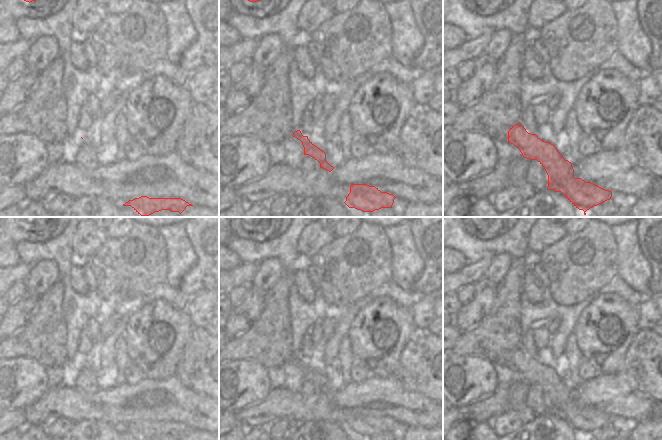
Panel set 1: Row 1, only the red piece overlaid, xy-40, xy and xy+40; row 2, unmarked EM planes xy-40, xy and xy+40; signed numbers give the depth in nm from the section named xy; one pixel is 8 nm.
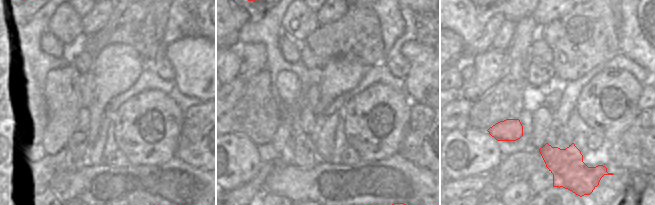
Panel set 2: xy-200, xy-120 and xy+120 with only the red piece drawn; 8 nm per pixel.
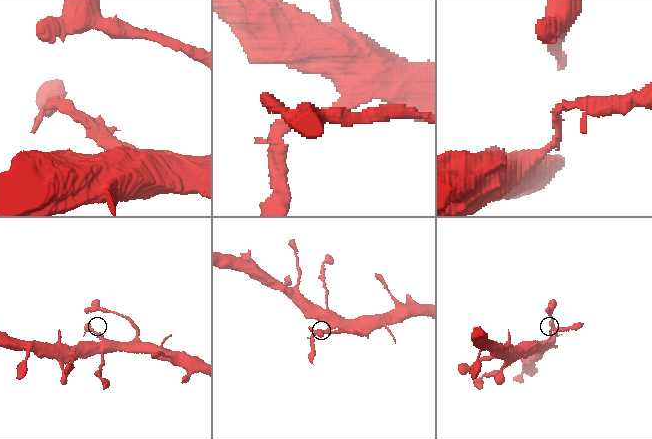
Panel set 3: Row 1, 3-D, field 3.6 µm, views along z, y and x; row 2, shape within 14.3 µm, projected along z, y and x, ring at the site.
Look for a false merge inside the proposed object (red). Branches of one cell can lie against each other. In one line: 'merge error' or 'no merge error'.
merge error

